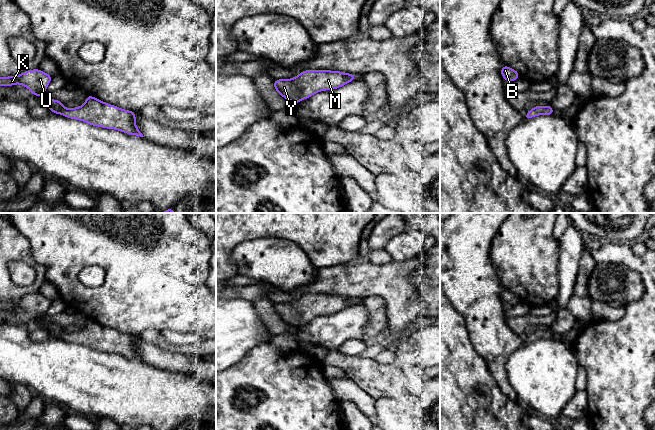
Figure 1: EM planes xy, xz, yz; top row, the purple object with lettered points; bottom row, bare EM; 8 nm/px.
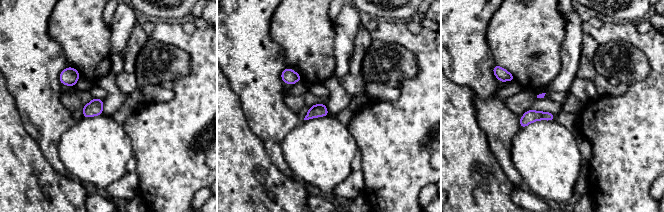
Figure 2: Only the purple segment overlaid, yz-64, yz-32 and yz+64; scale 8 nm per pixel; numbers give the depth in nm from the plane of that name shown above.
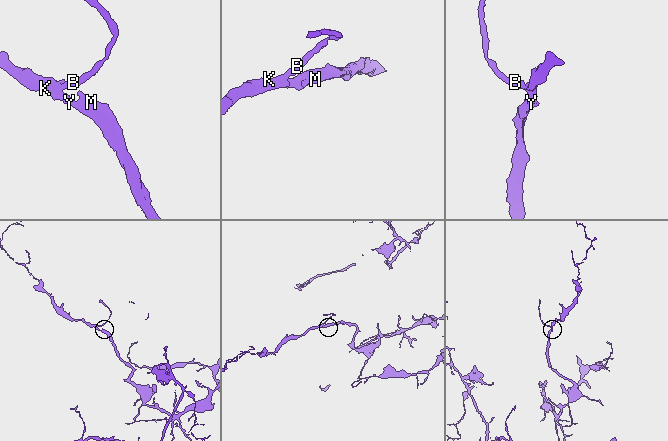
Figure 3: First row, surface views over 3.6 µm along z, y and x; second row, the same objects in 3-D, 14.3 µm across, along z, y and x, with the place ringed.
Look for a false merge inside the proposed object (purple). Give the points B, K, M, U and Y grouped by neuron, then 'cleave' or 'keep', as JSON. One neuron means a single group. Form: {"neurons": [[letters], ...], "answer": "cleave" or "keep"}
{"neurons": [["B", "K", "M", "U", "Y"]], "answer": "keep"}

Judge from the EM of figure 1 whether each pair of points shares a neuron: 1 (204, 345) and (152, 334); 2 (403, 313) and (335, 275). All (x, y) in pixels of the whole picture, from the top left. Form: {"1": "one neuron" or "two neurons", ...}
{"1": "one neuron", "2": "one neuron"}

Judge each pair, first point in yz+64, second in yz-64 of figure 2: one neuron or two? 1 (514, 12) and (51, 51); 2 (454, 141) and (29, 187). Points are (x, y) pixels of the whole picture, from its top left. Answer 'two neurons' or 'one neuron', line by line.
1: two neurons
2: one neuron

